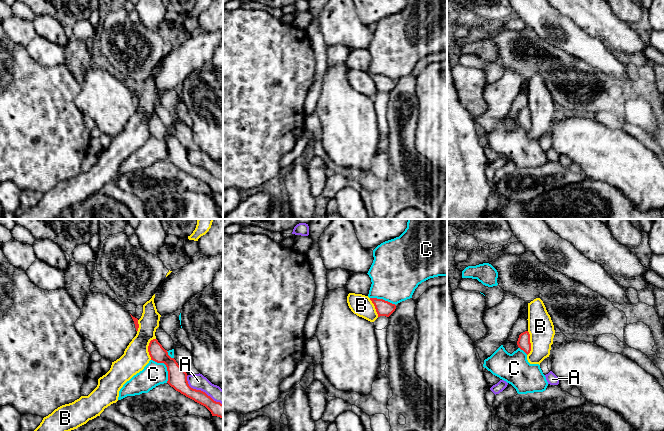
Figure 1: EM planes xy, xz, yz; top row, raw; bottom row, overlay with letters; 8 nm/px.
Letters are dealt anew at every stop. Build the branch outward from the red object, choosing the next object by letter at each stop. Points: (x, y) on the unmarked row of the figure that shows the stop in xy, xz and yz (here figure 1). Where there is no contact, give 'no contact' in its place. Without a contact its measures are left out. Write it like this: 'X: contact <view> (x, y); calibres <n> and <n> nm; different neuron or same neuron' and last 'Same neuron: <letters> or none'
A: contact xy (200, 166); calibres 160 and 120 nm; different neuron
B: contact xy (148, 124); calibres 130 and 200 nm; different neuron
C: contact xy (166, 142); calibres 160 and 190 nm; different neuron
Same neuron: none

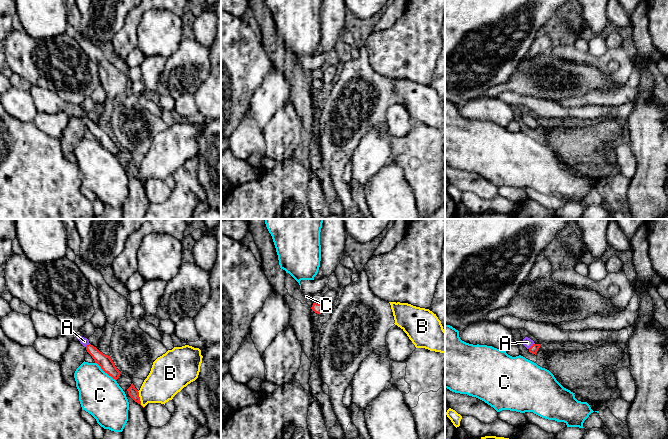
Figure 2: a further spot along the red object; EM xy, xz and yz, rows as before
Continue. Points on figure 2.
A: contact yz (532, 121); calibres 70 and 80 nm; same neuron
B: contact xy (139, 175); calibres 80 and 280 nm; different neuron
C: contact xy (105, 148); calibres 110 and 340 nm; different neuron
Same neuron: A

